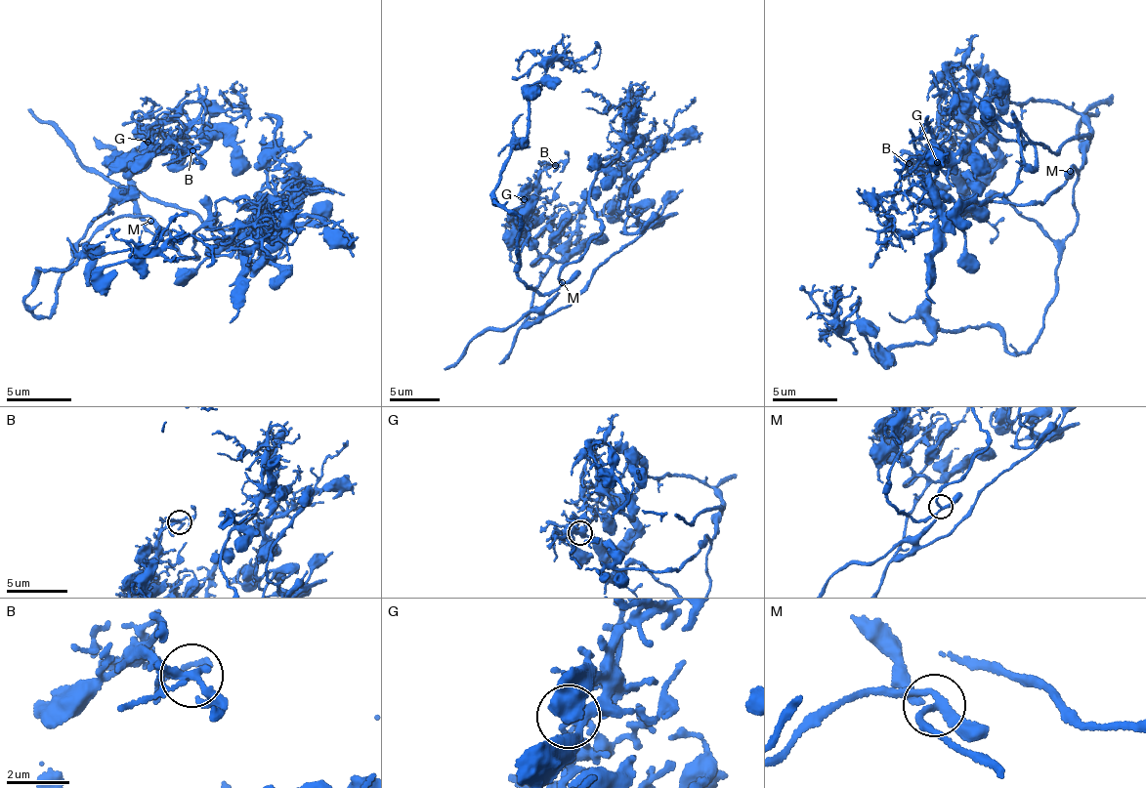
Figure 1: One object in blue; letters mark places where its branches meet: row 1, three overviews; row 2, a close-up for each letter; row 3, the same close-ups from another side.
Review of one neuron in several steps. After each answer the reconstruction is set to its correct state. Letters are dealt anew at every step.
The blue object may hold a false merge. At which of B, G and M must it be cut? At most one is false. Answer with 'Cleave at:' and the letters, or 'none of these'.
Cleave at: none of these

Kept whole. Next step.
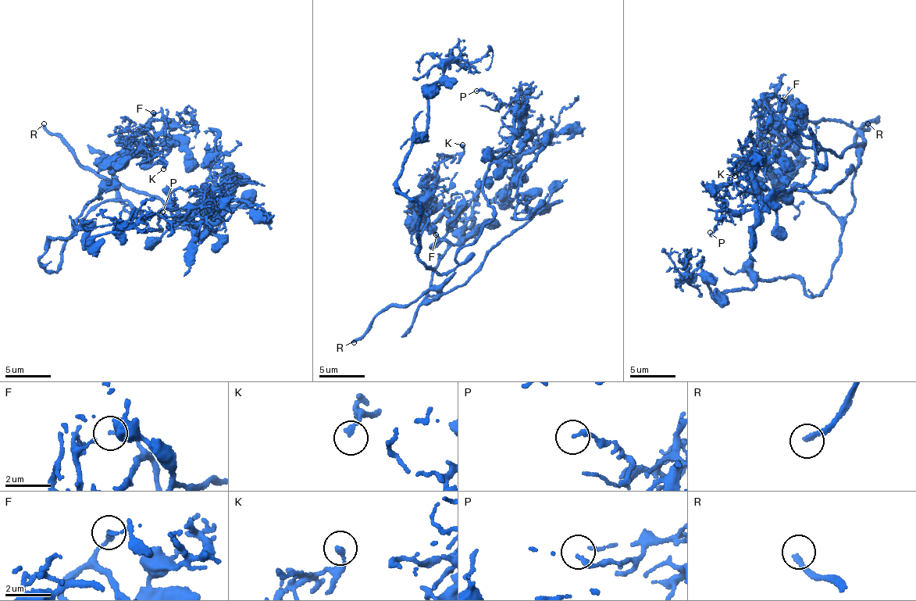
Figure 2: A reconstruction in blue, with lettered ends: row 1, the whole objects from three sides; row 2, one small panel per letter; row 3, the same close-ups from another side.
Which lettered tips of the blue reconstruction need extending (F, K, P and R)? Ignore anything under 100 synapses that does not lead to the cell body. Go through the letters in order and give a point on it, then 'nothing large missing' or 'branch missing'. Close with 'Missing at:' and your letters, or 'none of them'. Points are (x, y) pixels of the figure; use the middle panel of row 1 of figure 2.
F: place (436, 234); nothing large missing
K: place (462, 144); nothing large missing
P: place (476, 91); nothing large missing
R: place (354, 342); branch missing
Missing at: R

